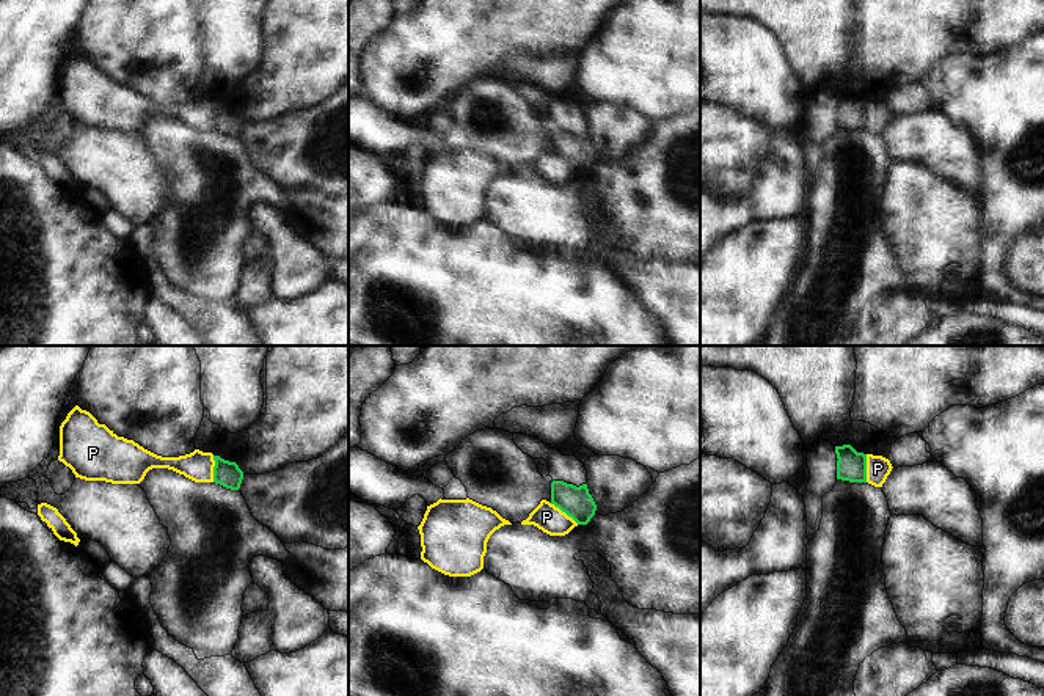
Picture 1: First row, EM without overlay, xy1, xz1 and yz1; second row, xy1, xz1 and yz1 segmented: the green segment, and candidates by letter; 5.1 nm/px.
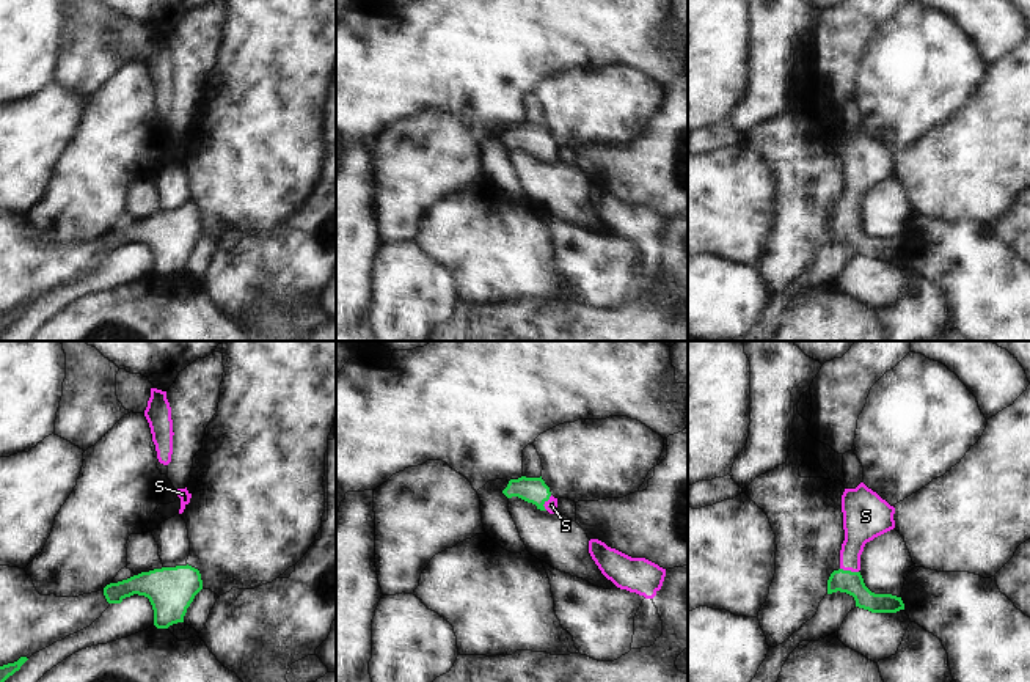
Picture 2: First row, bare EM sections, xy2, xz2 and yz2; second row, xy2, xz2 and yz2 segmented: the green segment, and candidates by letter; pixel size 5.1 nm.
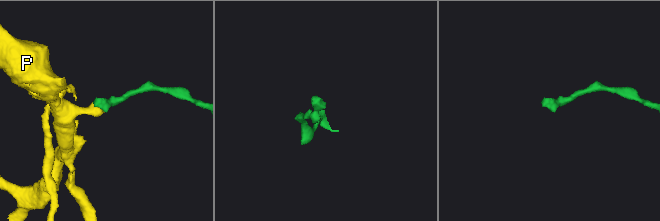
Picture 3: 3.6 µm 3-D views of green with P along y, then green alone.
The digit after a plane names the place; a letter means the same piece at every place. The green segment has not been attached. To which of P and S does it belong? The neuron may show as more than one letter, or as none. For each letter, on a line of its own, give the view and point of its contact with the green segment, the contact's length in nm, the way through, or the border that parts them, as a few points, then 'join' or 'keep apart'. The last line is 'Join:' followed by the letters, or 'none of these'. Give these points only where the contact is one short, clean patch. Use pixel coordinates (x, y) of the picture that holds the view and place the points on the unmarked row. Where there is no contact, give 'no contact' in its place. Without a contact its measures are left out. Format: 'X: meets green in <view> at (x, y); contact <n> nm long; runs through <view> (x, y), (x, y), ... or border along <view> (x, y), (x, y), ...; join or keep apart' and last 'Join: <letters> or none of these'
P: meets green in xz1 at (564, 159); contact 190 nm long; border along xz1 (550, 151), (578, 172); keep apart
S: meets green in yz2 at (850, 219); contact 100 nm long; runs through yz2 (848, 230), (850, 219), (850, 200), (862, 172); join
Join: S

